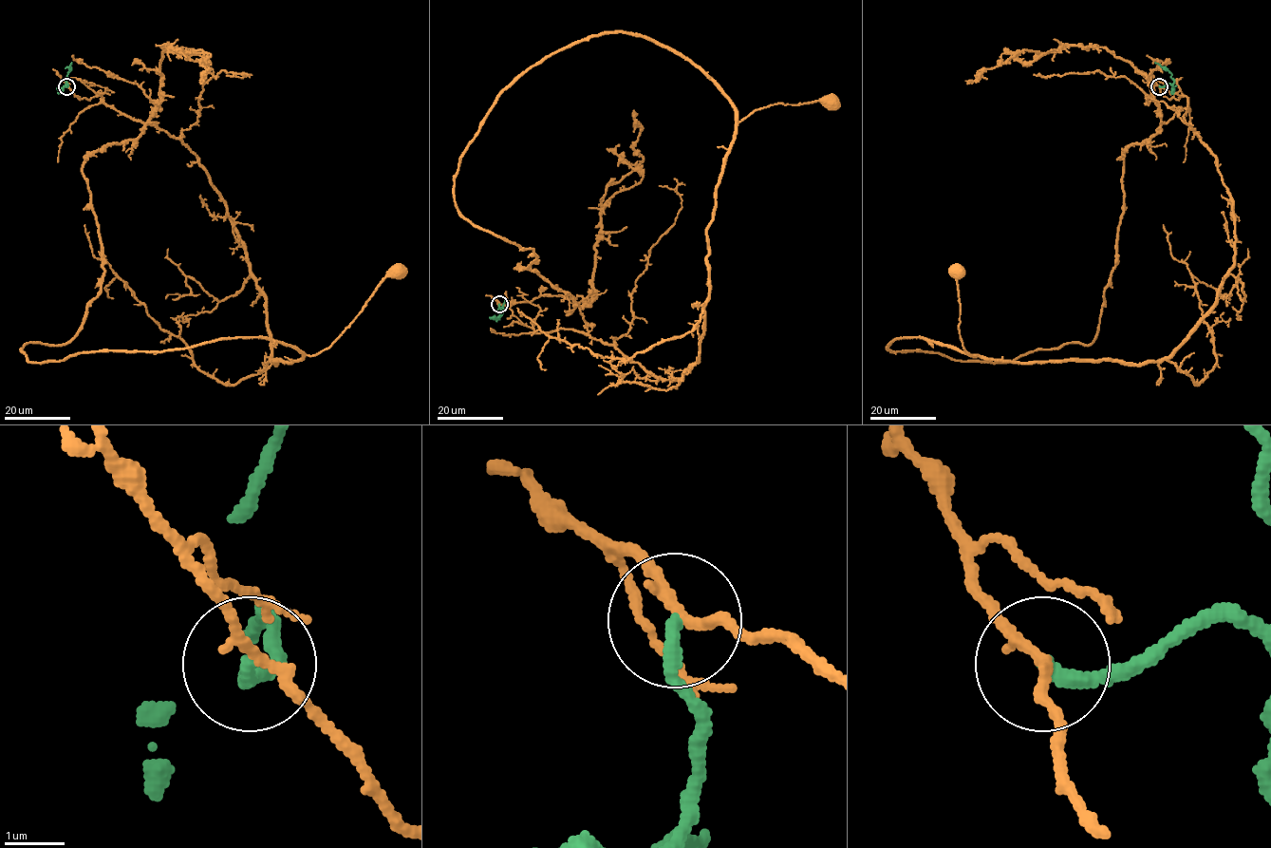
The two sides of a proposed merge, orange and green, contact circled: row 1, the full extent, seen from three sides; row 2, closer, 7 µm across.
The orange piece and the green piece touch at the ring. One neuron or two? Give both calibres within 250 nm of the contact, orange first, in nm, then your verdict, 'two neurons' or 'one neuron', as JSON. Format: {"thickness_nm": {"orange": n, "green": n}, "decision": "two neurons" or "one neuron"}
{"thickness_nm": {"orange": 170, "green": 240}, "decision": "two neurons"}

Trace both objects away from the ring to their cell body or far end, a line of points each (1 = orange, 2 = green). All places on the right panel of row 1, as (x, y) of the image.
1: (1159, 86), (1186, 98), (1184, 118), (1215, 156), (1235, 240), (1216, 304), (1168, 356), (970, 355), (956, 269)
2: (1159, 86), (1172, 84), (1173, 80), (1168, 70), (1154, 63)

